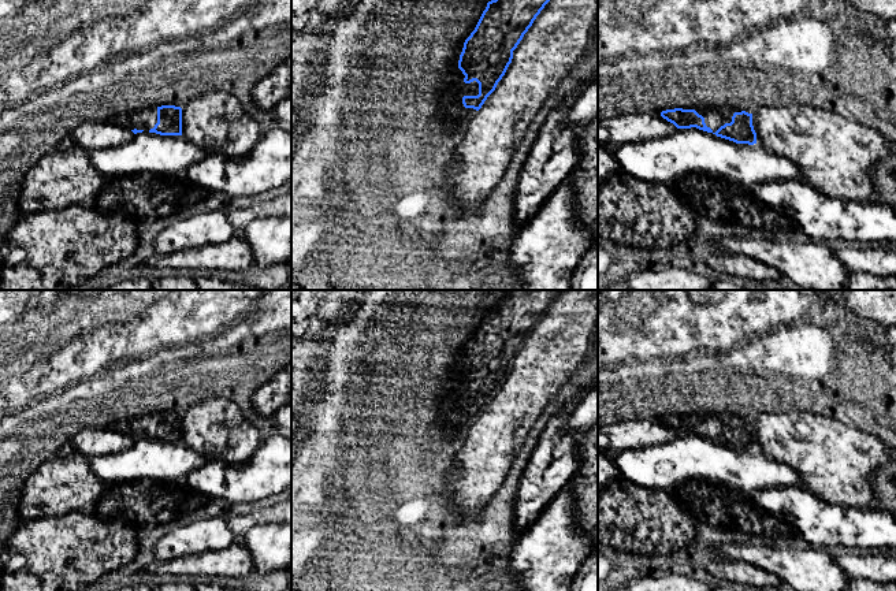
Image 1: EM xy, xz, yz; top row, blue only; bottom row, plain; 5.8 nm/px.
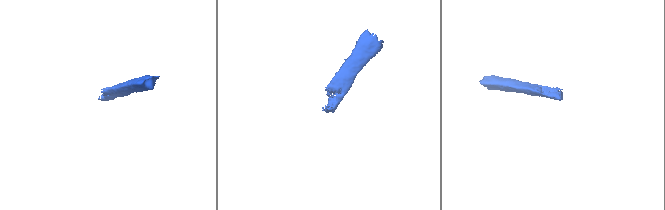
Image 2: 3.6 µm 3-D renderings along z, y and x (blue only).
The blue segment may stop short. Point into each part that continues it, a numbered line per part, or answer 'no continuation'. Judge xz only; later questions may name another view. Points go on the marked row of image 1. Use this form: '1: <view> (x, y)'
1: xz (456, 110)

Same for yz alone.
1: yz (714, 116)

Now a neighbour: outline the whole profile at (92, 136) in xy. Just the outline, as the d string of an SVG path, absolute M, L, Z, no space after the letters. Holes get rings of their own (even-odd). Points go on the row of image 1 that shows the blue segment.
M86 122L71 134L77 146L89 153L104 148L116 148L133 140L134 133L108 122Z

